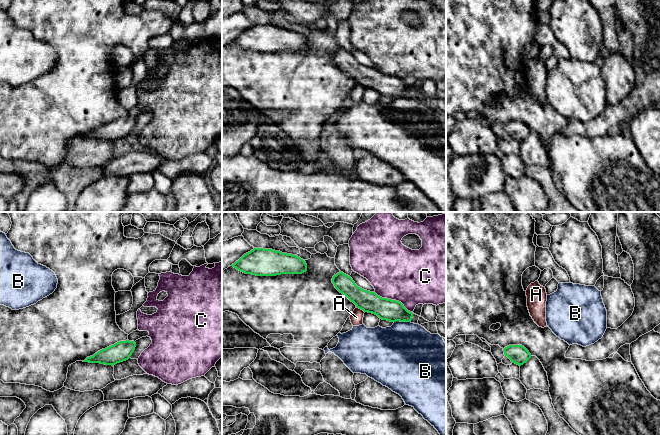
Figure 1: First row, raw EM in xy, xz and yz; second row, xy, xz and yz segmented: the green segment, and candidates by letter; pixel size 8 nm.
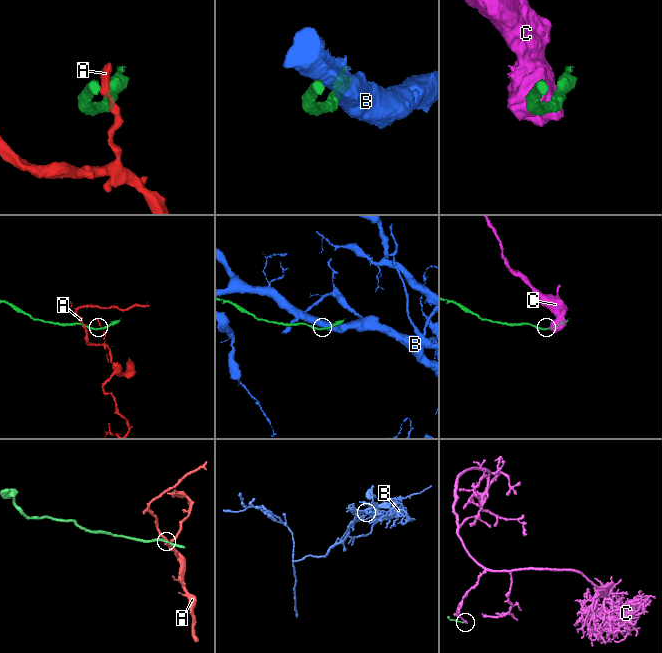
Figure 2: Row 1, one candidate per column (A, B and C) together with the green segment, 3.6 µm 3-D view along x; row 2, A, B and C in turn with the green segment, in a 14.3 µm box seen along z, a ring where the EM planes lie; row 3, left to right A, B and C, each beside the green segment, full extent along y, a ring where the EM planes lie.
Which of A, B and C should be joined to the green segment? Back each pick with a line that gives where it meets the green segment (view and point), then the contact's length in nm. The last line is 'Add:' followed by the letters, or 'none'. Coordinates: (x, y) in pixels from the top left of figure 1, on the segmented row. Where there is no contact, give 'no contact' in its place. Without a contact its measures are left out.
Add: none

